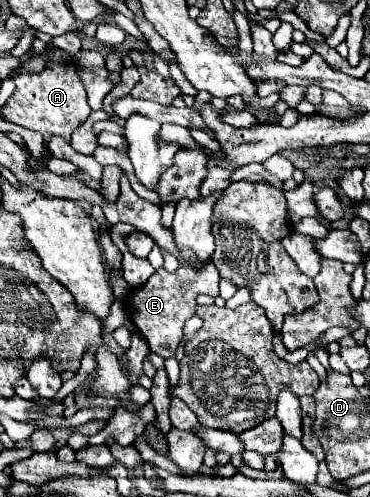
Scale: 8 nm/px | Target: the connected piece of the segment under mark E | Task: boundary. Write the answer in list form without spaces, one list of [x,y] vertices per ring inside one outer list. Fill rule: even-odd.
[[[207,262],[199,270],[181,265],[181,268],[173,274],[159,270],[141,288],[131,290],[127,294],[125,312],[133,320],[133,324],[137,326],[139,334],[147,340],[149,350],[163,356],[163,358],[171,358],[181,342],[185,320],[195,314],[195,308],[197,308],[195,296],[199,296],[201,292],[207,292],[211,296],[219,294],[219,274],[217,274],[217,268],[213,266],[213,262]],[[183,292],[189,292],[191,298],[181,298]]]

